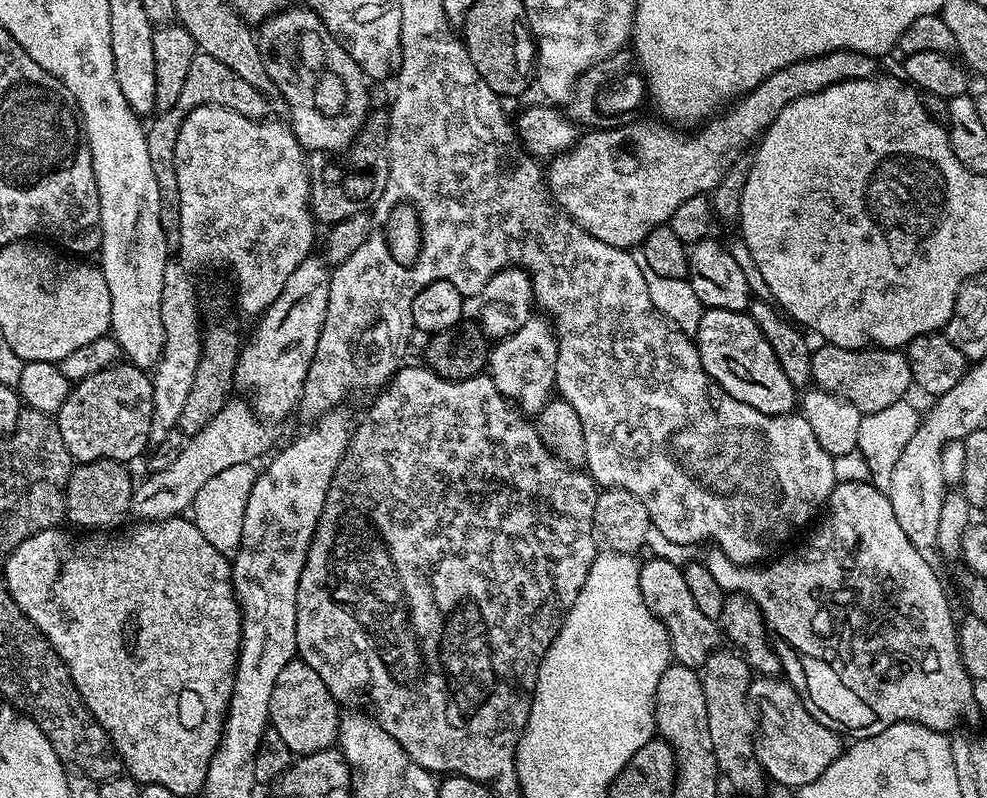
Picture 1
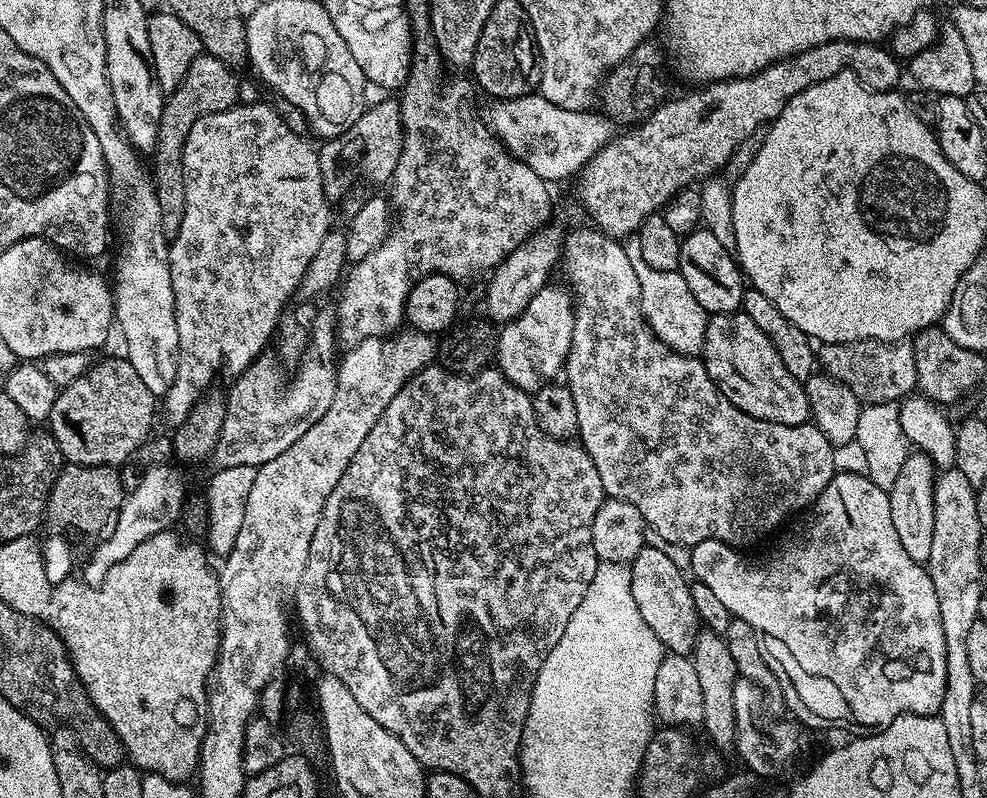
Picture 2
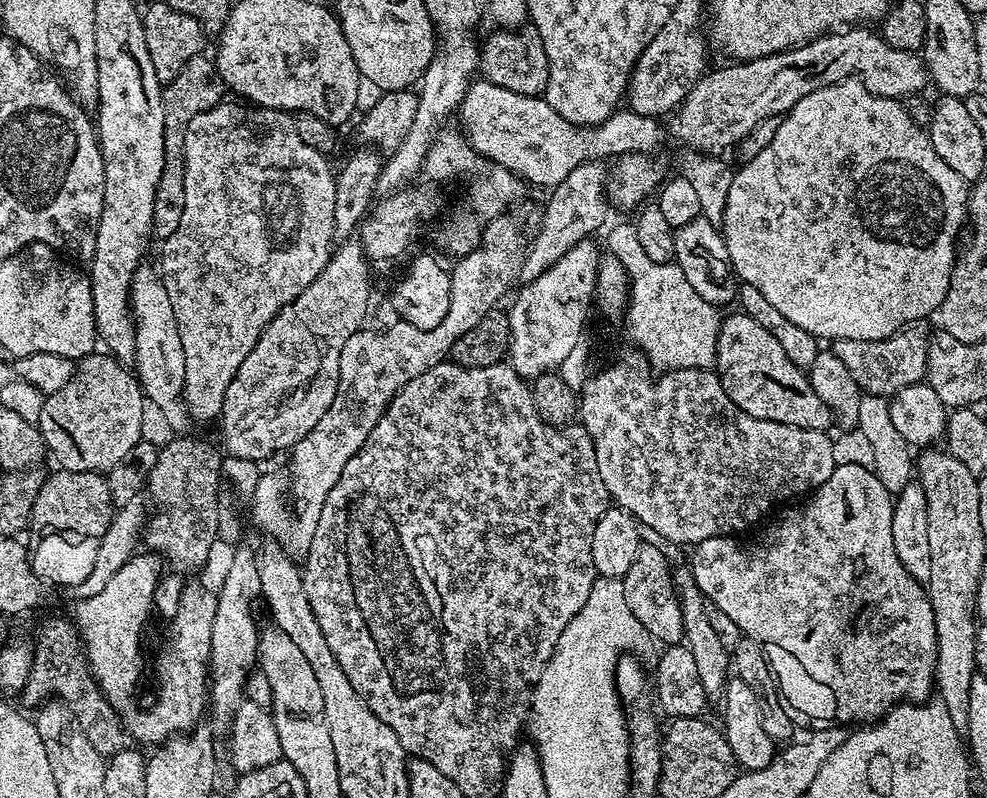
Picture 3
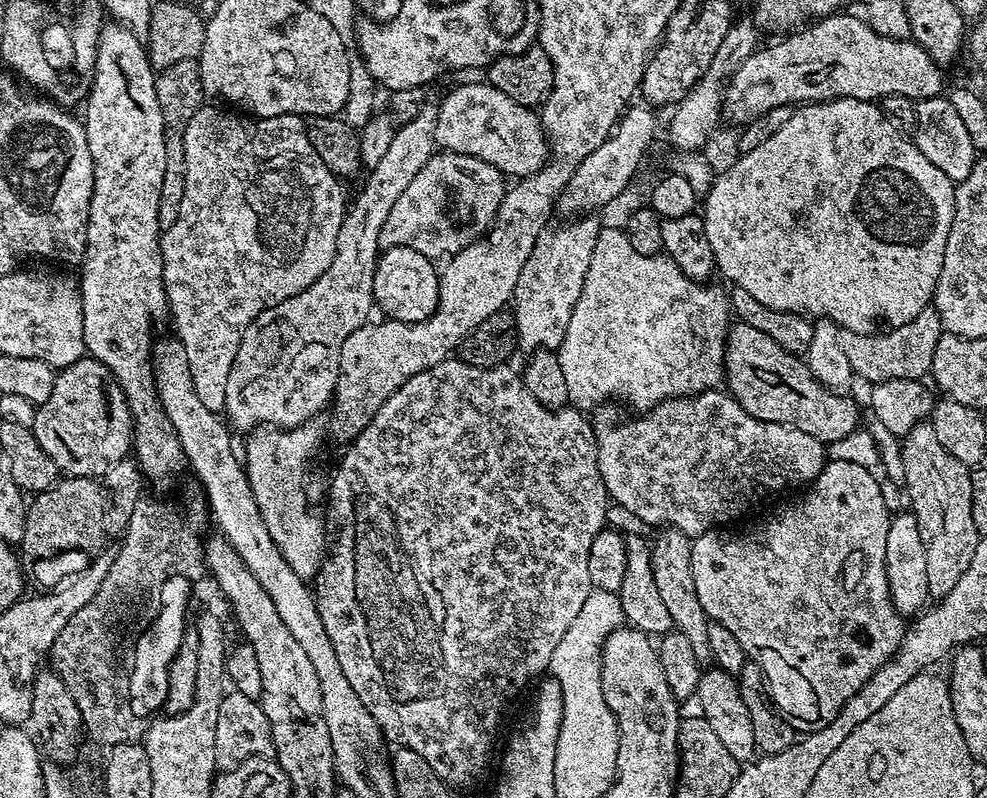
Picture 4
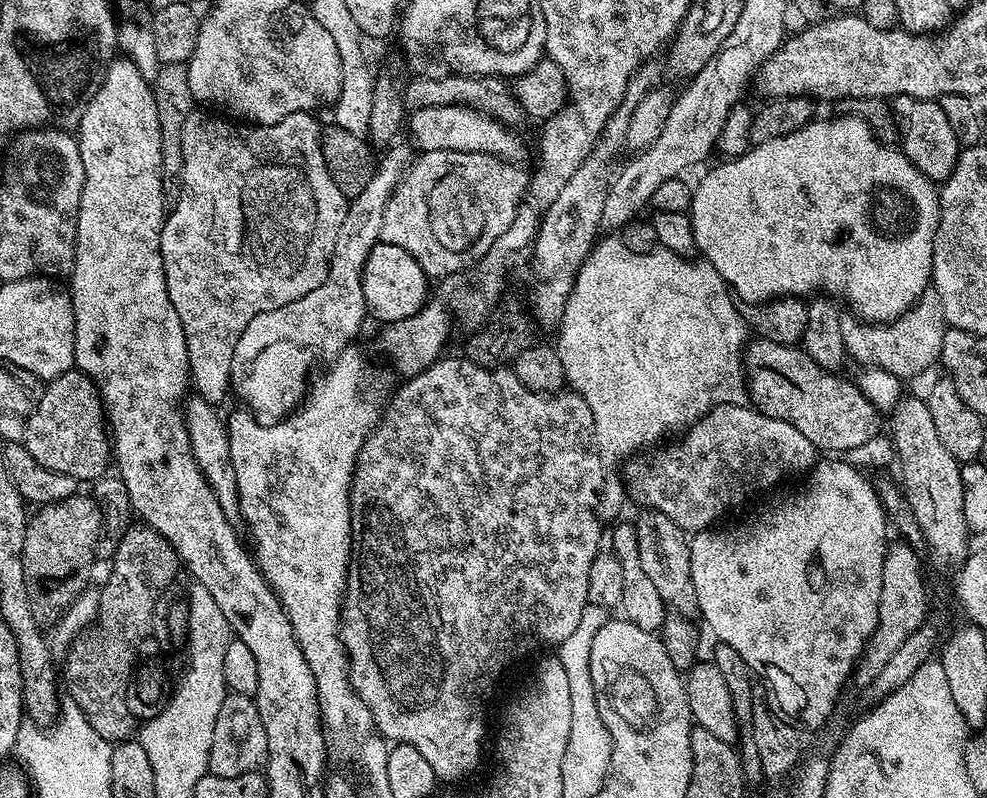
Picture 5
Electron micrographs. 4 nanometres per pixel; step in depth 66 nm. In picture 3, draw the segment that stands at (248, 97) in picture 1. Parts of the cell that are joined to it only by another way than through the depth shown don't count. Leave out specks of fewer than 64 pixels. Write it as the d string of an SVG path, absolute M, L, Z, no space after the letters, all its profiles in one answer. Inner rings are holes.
M201 54L190 58L182 66L178 78L174 78L169 84L163 85L164 94L164 161L162 162L162 176L164 184L168 184L168 192L160 189L160 200L176 200L176 192L180 192L180 168L186 170L186 162L182 159L184 146L184 131L190 126L190 118L194 114L202 114L210 110L216 104L221 103L222 94L226 89L224 81L216 75L216 65L207 55Z

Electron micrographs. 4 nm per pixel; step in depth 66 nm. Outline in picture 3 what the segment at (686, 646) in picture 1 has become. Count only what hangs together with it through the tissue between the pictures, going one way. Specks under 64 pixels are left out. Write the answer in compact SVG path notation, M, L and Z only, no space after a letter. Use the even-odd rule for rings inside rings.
M641 543L634 565L630 566L627 575L623 577L623 589L630 610L642 623L649 637L655 641L657 639L664 646L679 644L684 636L681 606L675 594L672 574L671 563L664 554L652 544Z

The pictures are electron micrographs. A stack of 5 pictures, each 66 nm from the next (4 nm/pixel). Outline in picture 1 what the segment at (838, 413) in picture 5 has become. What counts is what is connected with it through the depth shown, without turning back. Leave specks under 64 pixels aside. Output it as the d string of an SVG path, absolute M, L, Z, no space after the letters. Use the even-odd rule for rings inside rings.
M704 308L700 313L698 330L694 333L694 343L700 351L700 361L708 379L725 388L740 402L771 416L789 415L797 407L798 390L790 378L782 374L782 366L778 366L778 358L774 358L770 342L766 342L762 330L758 330L748 312Z

